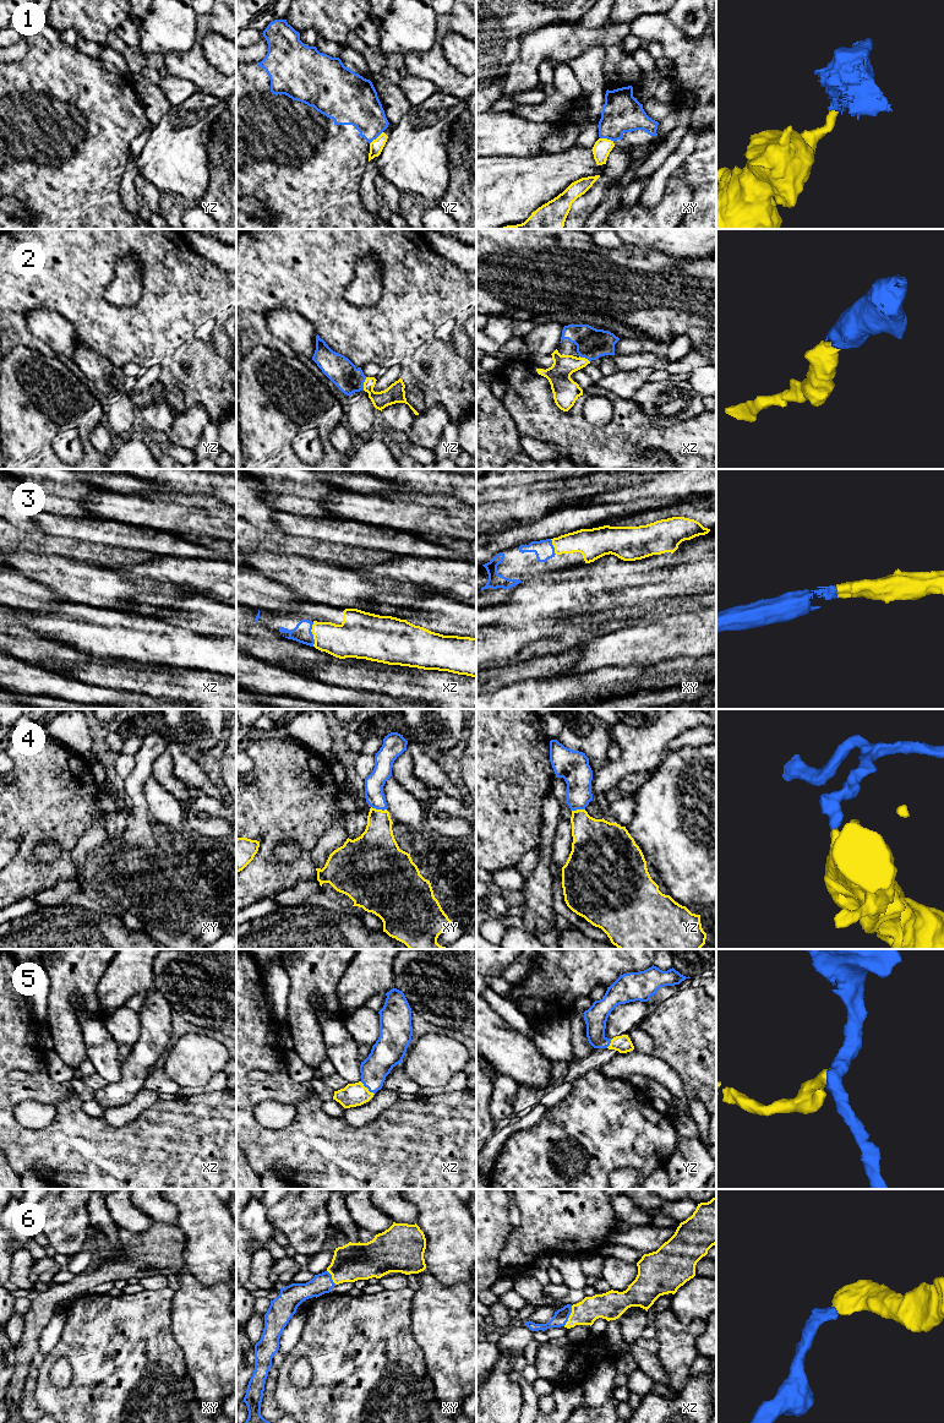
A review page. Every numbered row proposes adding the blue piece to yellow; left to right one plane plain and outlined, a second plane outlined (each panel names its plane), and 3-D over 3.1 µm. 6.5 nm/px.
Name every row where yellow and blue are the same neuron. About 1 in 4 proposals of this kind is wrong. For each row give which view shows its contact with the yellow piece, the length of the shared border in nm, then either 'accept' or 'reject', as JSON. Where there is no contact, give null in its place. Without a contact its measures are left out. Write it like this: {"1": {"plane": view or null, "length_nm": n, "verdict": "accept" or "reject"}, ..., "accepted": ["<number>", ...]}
{"1": {"plane": "yz", "length_nm": 120, "verdict": "reject"}, "2": {"plane": "yz", "length_nm": 80, "verdict": "accept"}, "3": {"plane": "xz", "length_nm": 160, "verdict": "accept"}, "4": {"plane": "xy", "length_nm": 110, "verdict": "accept"}, "5": {"plane": "xz", "length_nm": 130, "verdict": "accept"}, "6": {"plane": "xz", "length_nm": 150, "verdict": "accept"}, "accepted": ["2", "3", "4", "5", "6"]}

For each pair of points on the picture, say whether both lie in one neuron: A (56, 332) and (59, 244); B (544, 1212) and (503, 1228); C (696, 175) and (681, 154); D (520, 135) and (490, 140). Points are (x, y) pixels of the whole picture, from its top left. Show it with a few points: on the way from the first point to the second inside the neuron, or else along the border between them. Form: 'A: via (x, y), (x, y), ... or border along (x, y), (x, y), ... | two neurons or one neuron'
A: border along (27, 312), (34, 309), (55, 310), (76, 333) | two neurons
B: border along (513, 1230), (498, 1255) | two neurons
C: border along (697, 134), (694, 151), (674, 172) | two neurons
D: via (513, 135), (497, 135) | one neuron

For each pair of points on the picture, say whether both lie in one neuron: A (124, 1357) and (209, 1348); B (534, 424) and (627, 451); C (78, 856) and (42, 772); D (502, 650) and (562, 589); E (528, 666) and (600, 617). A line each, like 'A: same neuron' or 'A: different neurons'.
A: different neurons
B: same neuron
C: different neurons
D: different neurons
E: different neurons

